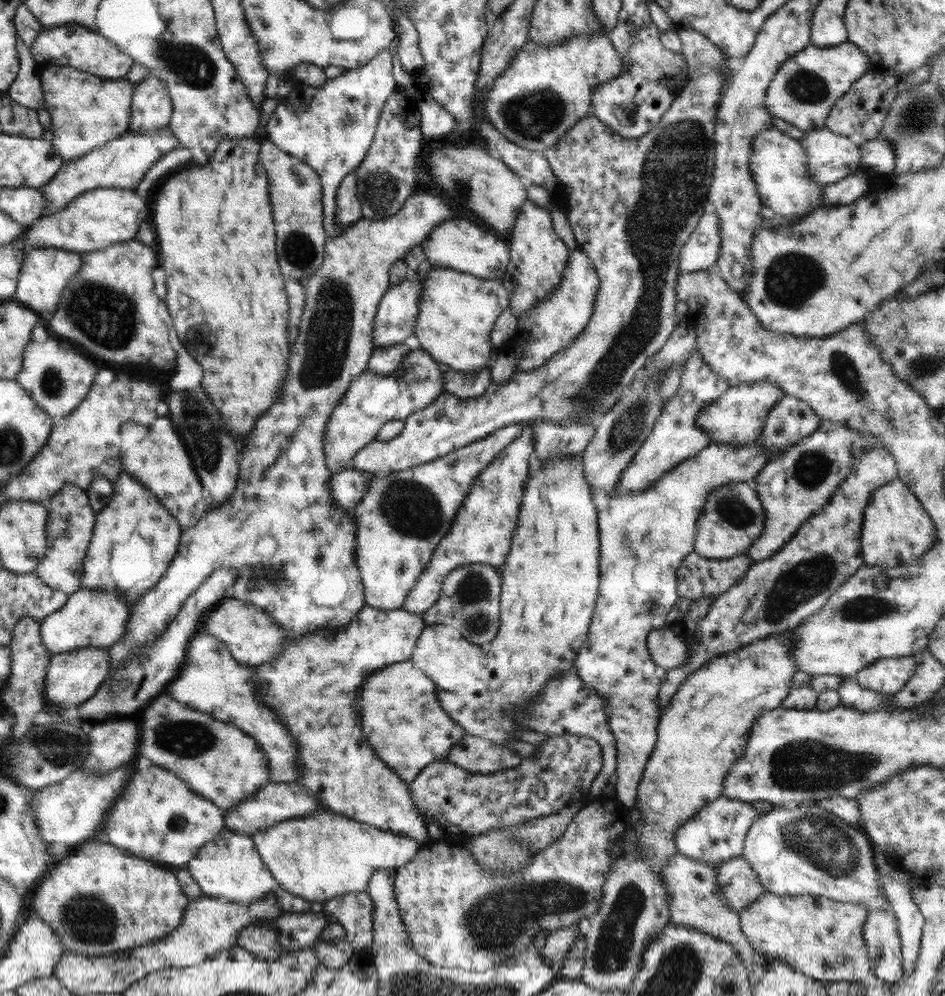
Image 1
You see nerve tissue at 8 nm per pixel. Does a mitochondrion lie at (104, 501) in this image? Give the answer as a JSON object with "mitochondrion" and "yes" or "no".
{"mitochondrion":"no"}

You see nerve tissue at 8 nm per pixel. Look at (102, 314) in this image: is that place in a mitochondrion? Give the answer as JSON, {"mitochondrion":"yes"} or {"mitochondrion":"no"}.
{"mitochondrion":"yes"}

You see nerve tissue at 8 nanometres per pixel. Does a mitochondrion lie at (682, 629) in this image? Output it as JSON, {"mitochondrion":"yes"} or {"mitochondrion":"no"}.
{"mitochondrion":"no"}

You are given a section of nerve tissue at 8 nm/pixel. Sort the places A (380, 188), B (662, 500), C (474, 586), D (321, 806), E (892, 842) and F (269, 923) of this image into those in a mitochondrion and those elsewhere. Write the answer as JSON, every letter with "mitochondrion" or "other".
{"A":"mitochondrion","B":"other","C":"mitochondrion","D":"other","E":"other","F":"other"}

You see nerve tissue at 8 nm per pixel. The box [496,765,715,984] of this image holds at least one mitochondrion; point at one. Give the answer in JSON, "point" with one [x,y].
{"point":[612,948]}

